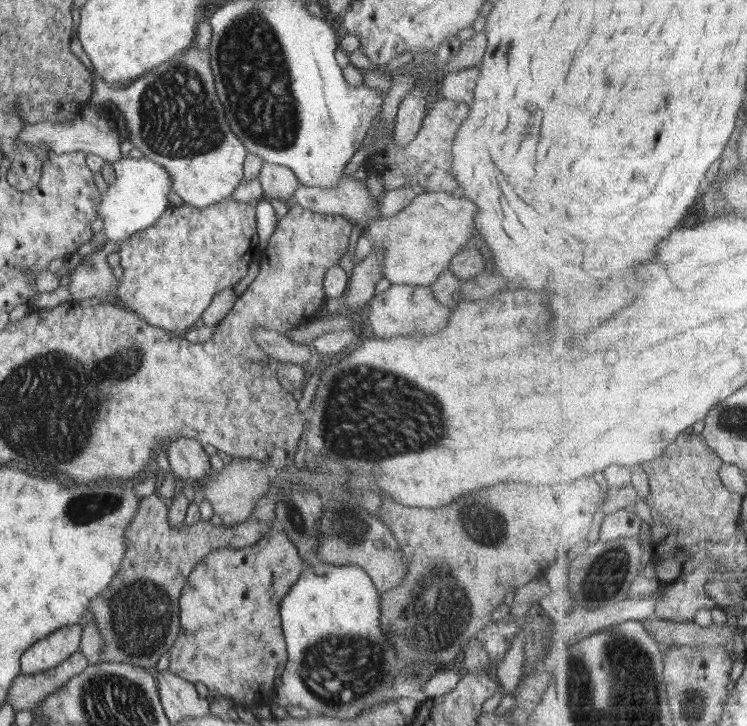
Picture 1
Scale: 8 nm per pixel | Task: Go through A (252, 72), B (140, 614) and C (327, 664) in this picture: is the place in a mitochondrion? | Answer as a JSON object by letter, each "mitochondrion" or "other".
{"A":"mitochondrion","B":"mitochondrion","C":"mitochondrion"}

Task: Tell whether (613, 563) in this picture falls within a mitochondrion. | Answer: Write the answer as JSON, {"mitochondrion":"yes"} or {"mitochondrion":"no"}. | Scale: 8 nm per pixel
{"mitochondrion":"yes"}

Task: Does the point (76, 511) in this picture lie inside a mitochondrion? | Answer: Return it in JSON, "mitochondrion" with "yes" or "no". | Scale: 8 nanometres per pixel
{"mitochondrion":"yes"}

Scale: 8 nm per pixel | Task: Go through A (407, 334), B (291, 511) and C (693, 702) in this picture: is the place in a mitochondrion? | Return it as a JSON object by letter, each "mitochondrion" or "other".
{"A":"other","B":"mitochondrion","C":"mitochondrion"}

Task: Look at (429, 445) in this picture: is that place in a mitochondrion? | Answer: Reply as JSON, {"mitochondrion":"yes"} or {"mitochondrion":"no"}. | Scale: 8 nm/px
{"mitochondrion":"yes"}

